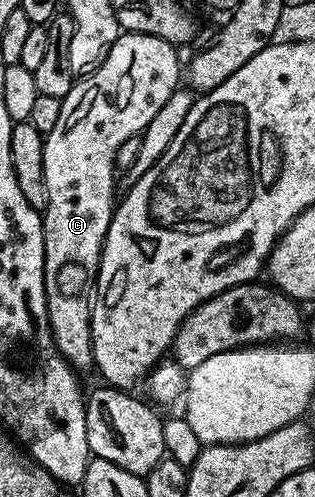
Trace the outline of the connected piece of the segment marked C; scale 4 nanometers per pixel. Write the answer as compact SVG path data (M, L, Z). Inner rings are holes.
M126 32L120 33L119 38L113 44L113 48L109 48L109 56L105 56L102 64L92 74L80 77L72 85L71 91L61 99L61 116L57 116L57 124L53 128L53 132L46 134L43 139L45 188L47 189L47 209L42 211L43 255L45 256L45 268L43 269L43 275L45 276L45 300L47 301L47 311L49 312L51 334L55 337L55 346L59 349L59 353L76 368L82 368L82 366L90 367L93 362L91 352L91 303L95 297L95 278L99 274L99 261L103 259L103 241L109 232L111 216L117 205L117 194L115 198L115 177L117 177L115 161L117 160L117 148L121 148L121 144L125 144L125 140L140 137L144 128L149 124L149 120L153 120L153 116L157 116L161 104L165 104L165 100L169 100L169 96L173 96L173 92L180 85L181 58L179 62L178 56L175 55L175 50L176 47L172 43L161 40L157 36L128 34Z

